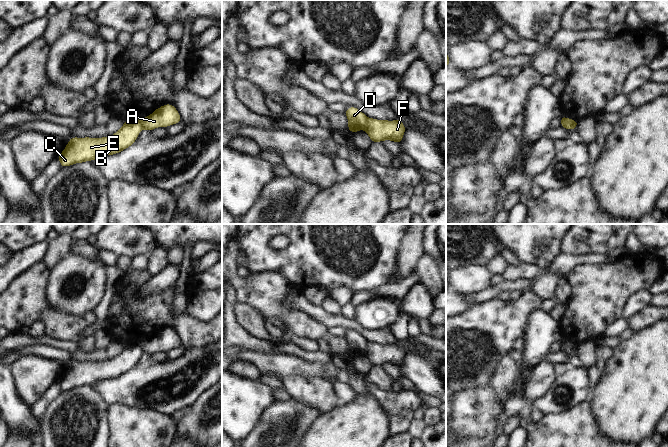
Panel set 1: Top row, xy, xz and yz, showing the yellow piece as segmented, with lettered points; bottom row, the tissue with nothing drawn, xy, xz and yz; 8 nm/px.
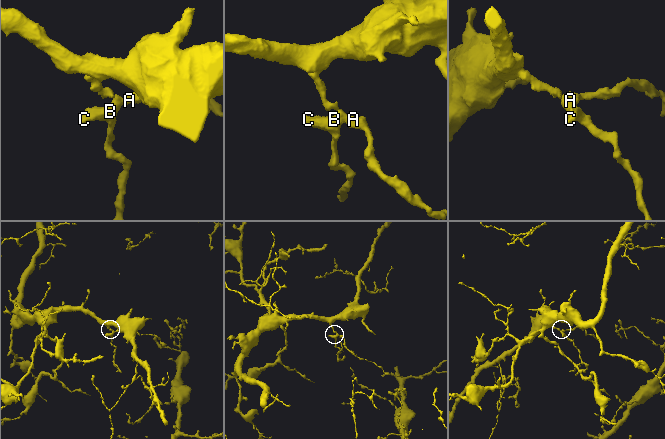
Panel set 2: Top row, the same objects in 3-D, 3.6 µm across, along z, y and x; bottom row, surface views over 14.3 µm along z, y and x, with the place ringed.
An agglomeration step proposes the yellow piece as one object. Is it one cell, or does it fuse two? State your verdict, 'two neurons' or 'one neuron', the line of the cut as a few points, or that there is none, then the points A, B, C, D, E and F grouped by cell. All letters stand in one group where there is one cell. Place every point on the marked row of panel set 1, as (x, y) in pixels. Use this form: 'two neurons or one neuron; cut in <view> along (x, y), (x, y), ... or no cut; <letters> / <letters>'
two neurons; cut in xz along (367, 118), (367, 122), (362, 128); A F / B C D E

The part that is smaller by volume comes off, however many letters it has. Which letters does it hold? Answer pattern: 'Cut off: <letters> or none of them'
Cut off: A, F

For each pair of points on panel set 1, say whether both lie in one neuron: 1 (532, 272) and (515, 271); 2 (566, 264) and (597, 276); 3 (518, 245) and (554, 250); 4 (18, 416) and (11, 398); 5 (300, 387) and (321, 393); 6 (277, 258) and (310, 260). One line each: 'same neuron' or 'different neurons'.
1: same neuron
2: different neurons
3: same neuron
4: same neuron
5: same neuron
6: same neuron

